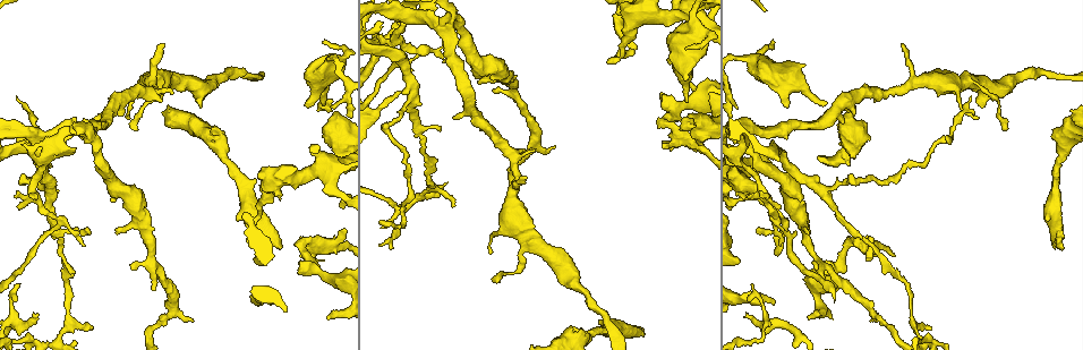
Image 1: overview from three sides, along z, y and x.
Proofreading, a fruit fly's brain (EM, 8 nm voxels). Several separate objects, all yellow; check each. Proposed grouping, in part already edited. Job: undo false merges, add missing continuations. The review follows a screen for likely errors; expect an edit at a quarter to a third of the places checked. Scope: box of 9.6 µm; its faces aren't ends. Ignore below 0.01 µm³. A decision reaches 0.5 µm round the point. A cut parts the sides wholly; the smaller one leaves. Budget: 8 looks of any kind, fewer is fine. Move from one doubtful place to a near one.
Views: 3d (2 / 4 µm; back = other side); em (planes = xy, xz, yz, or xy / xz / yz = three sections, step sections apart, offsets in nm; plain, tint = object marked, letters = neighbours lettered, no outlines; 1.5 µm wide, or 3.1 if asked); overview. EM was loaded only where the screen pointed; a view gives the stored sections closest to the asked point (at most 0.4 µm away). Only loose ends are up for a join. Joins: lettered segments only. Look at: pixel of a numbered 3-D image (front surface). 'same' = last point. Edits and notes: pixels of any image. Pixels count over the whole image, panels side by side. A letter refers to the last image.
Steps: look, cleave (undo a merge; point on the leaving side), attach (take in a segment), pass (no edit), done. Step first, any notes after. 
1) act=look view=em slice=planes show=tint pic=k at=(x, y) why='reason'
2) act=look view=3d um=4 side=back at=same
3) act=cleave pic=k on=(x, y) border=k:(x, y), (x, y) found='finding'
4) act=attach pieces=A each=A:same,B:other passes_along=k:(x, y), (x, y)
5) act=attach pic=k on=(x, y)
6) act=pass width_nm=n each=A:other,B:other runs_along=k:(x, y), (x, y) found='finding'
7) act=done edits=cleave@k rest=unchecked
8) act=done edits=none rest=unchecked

act=look view=em slice=planes show=plain pic=1 at=(268, 195) why='calibre changes'

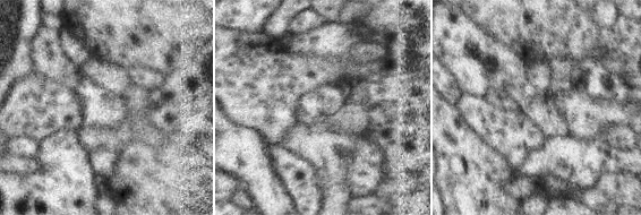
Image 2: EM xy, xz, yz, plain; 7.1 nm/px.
act=look view=em slice=planes show=letters at=same why='what lies round it'

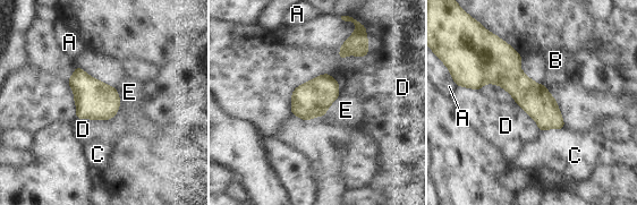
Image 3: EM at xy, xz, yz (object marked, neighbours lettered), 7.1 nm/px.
act=pass each=A:other,B:other,C:other,D:other,E:other border=3:(339, 95), (323, 116) found='one neuron here'

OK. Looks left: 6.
act=look view=em slice=xy step=4 show=letters pic=1 at=(696, 15) why='abrupt turn'

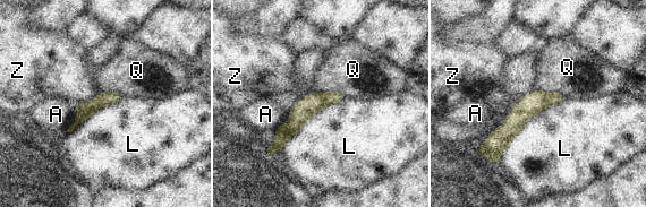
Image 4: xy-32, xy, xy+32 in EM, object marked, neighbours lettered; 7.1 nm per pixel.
act=cleave pic=4 on=(331, 97) each=A:other,L:other,Q:other,Z:other border=4:(323, 93), (326, 105) found='a second neuron is stuck on'

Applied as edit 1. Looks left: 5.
act=look view=overview why='see it whole again'

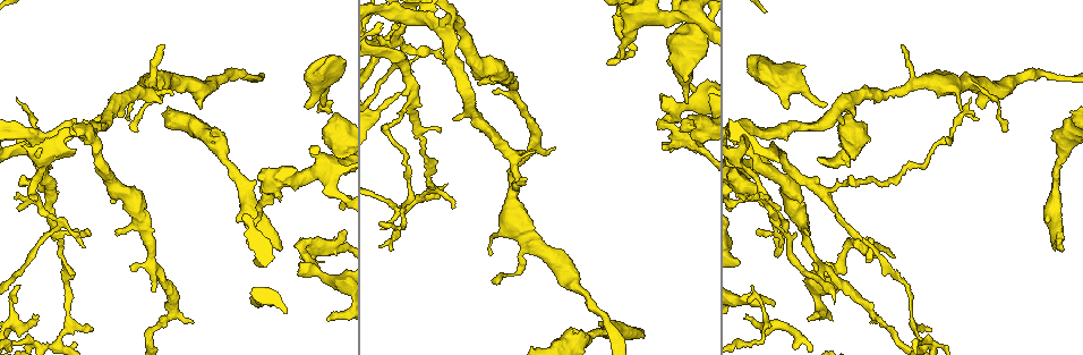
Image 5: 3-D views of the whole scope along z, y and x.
act=look view=3d um=4 pic=5 at=(52, 192) why='a narrow waist'

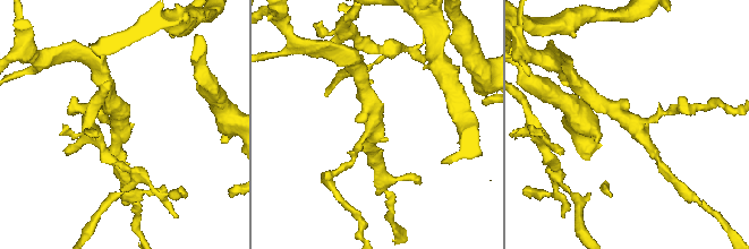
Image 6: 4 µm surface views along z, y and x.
act=look view=em slice=planes show=letters pic=6 at=(630, 124) why='shape alone is not enough'

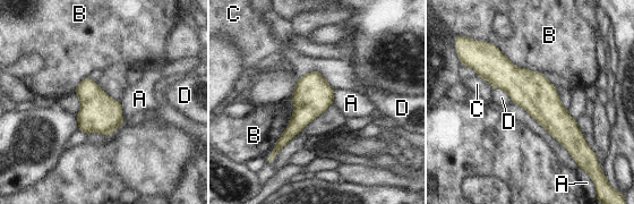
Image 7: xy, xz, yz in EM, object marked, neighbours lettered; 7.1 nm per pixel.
act=pass each=A:other,B:other,C:other,D:other found='all the same neuron'

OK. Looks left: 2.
act=done edits=cleave@4 rest=unchecked

